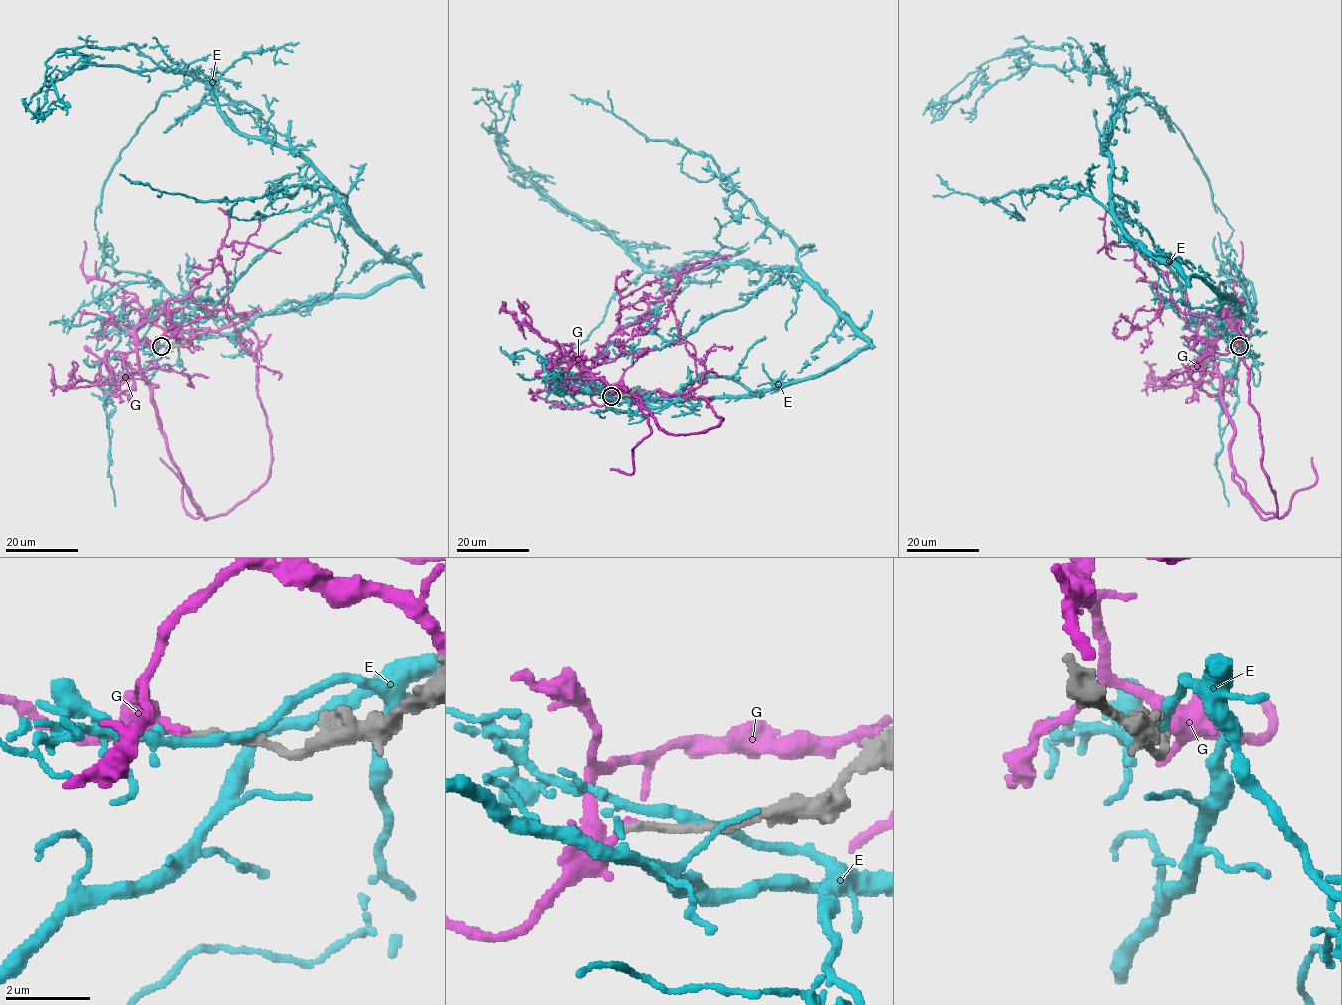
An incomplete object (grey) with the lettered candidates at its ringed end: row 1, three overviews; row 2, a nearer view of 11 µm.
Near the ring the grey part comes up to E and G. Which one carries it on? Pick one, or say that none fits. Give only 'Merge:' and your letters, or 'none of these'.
Merge: none of these

